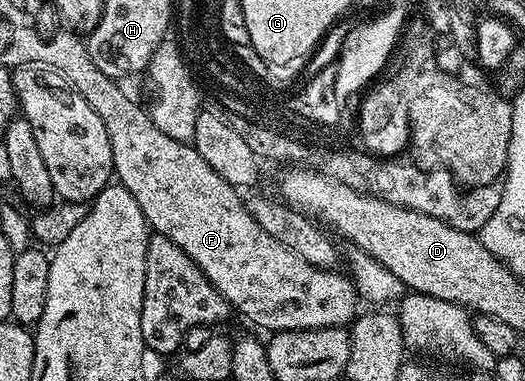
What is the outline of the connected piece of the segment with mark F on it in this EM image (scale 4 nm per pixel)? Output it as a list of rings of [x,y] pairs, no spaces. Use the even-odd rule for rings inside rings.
[[[74,31],[50,34],[46,38],[49,43],[48,64],[46,68],[57,71],[93,111],[101,123],[105,123],[105,131],[109,134],[109,147],[113,147],[114,176],[118,184],[124,185],[137,199],[137,207],[145,215],[148,226],[158,236],[168,237],[173,244],[181,247],[197,267],[213,283],[213,287],[231,304],[236,314],[248,317],[255,325],[263,329],[278,331],[280,329],[324,329],[325,327],[347,327],[355,320],[360,298],[355,292],[355,284],[346,272],[339,273],[335,269],[318,269],[313,263],[305,263],[301,255],[293,255],[289,247],[281,247],[277,239],[269,239],[269,234],[257,227],[257,219],[249,215],[246,204],[237,194],[236,186],[231,185],[195,150],[194,144],[171,139],[159,131],[153,123],[150,112],[143,109],[122,89],[116,78],[105,75],[89,59],[86,40]]]

